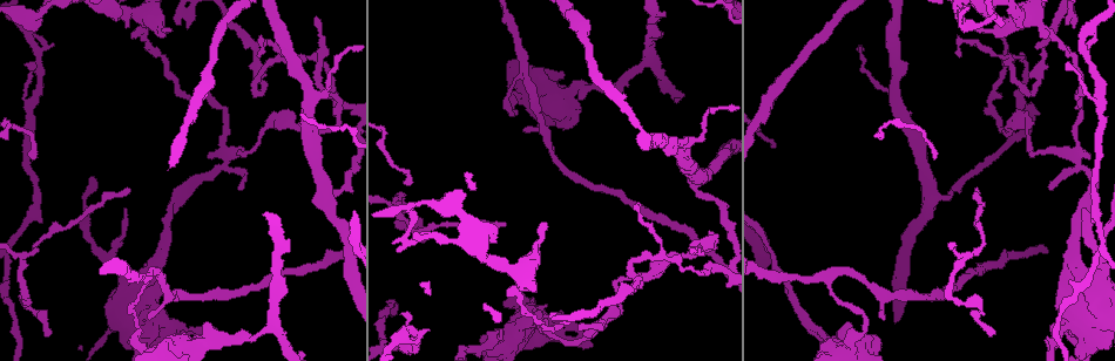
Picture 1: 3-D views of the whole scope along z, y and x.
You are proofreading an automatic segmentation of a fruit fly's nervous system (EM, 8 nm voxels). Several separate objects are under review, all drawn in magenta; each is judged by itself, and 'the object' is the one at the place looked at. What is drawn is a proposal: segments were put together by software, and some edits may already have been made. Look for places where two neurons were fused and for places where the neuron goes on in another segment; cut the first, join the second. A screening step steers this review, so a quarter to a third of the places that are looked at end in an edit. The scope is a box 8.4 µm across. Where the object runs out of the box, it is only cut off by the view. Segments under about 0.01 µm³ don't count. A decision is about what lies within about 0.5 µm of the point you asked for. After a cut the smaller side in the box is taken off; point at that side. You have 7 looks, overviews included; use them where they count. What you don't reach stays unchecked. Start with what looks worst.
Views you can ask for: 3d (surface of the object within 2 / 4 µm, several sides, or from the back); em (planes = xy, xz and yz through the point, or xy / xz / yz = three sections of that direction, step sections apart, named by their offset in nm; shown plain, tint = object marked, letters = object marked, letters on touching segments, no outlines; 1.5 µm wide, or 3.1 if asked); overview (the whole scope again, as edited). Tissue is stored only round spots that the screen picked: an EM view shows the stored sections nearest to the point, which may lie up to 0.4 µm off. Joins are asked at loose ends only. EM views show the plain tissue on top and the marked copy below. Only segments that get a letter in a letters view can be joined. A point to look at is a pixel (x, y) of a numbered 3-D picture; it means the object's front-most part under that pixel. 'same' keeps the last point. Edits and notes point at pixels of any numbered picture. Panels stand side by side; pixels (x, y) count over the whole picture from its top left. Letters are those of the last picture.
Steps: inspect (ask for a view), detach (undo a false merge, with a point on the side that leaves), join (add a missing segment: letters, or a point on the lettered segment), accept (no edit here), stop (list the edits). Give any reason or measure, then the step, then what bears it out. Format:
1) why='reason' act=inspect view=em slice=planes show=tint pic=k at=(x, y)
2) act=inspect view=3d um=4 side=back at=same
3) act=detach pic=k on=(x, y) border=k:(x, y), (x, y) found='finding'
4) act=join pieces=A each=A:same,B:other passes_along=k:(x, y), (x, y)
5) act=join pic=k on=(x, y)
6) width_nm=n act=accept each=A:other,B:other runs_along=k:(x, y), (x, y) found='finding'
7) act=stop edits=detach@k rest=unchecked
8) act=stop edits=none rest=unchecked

why='thick turns thin' act=inspect view=em slice=planes show=letters pic=1 at=(140, 317)

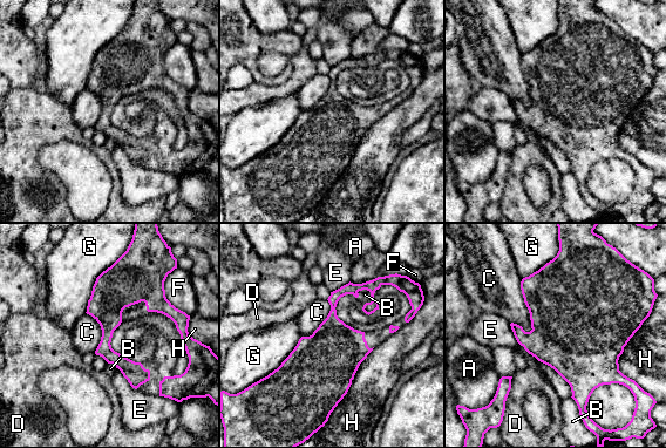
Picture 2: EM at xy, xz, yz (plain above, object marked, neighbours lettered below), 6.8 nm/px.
act=accept each=A:other,B:other,C:other,D:other,E:other,F:other,G:other,H:other runs_along=2:(120, 269), (107, 350), (135, 385) found='continuous, no second neuron'

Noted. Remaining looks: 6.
why='thin end' act=inspect view=3d um=2 pic=1 at=(980, 31)

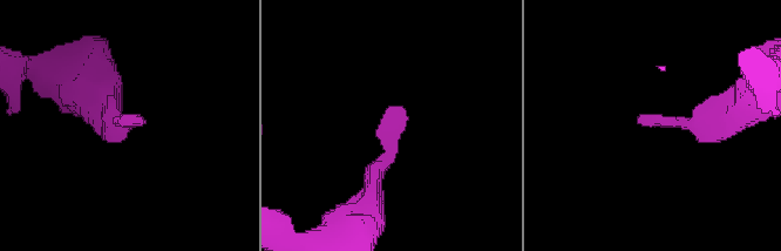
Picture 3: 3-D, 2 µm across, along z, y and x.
why='now the EM' act=inspect view=em slice=yz step=8 show=tint pic=3 at=(637, 121)

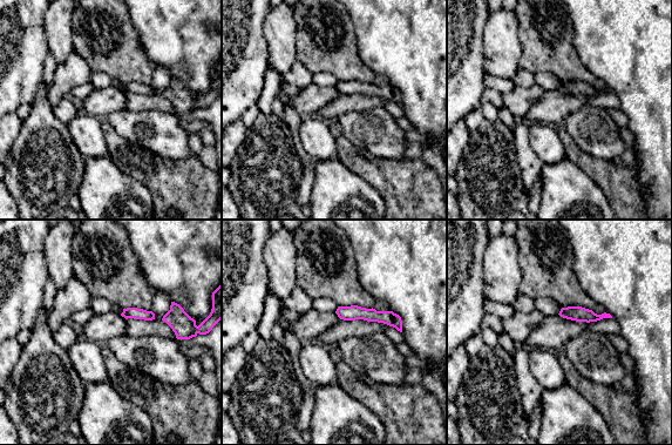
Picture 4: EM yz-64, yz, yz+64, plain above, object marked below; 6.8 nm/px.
why='cut it another way' act=inspect view=em slice=planes show=letters at=same

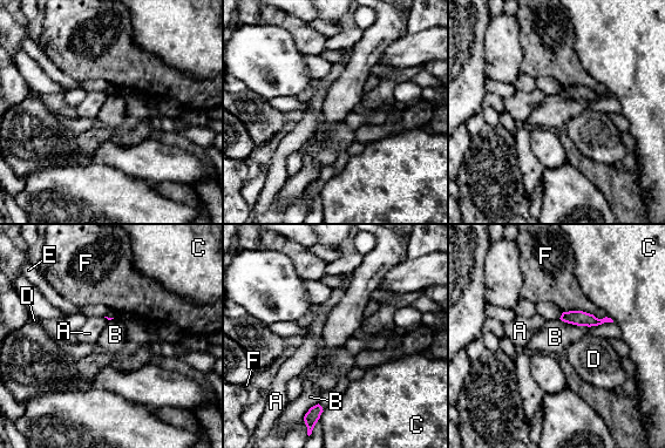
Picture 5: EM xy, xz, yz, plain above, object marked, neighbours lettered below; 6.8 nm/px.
longest_contact=B:220nm act=accept each=A:other,B:other,C:other,D:other,E:other,F:other found='none of them fits'

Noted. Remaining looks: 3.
why='end of a long branch' act=inspect view=em slice=xz step=4 show=tint pic=1 at=(129, 190)

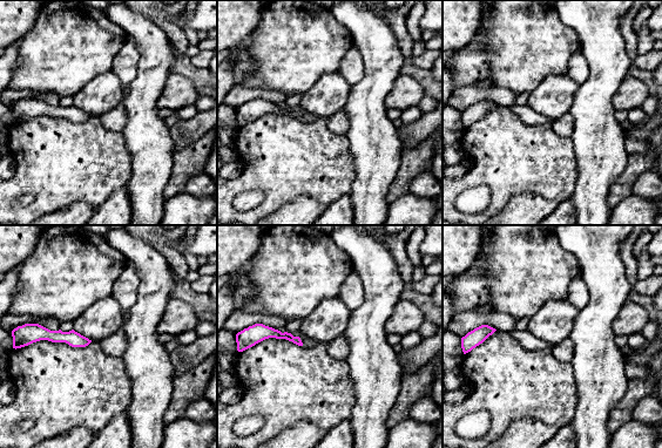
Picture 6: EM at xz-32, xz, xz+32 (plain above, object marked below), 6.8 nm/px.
why='another direction' act=inspect view=em slice=planes show=letters at=same

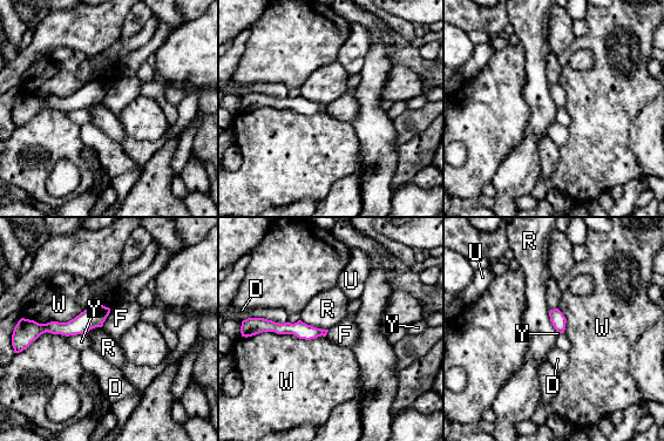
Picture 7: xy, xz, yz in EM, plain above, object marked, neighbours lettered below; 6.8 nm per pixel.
act=accept each=D:other,F:other,R:other,U:other,W:other,Y:other border=7:(110, 310), (101, 326) found='none of them fits'

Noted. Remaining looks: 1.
act=stop edits=none rest=unchecked

